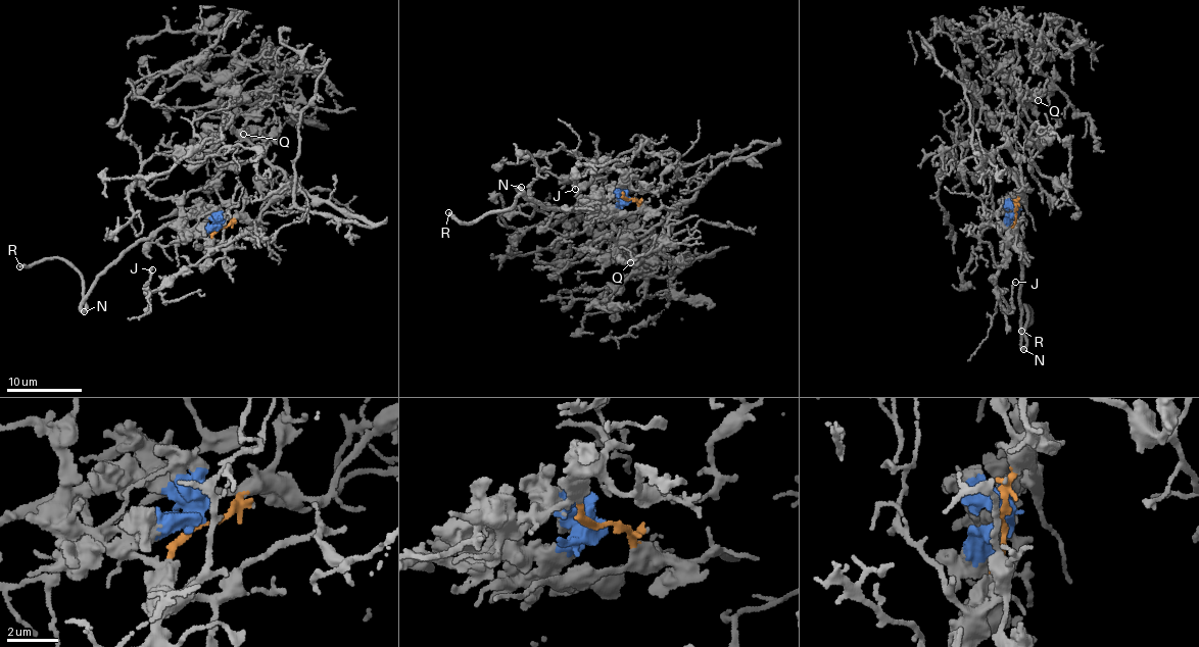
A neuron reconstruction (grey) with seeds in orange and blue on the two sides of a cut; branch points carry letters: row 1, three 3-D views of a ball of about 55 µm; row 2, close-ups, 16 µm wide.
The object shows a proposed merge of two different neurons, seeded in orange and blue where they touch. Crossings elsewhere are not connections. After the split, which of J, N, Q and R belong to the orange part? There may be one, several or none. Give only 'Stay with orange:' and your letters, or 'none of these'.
Stay with orange: J, Q

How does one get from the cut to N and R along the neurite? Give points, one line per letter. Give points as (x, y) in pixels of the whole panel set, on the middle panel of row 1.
N: (628, 198), (616, 206), (547, 208), (526, 198), (522, 187)
R: (628, 198), (616, 206), (569, 210), (547, 208), (520, 193), (511, 208), (467, 222), (448, 212)

